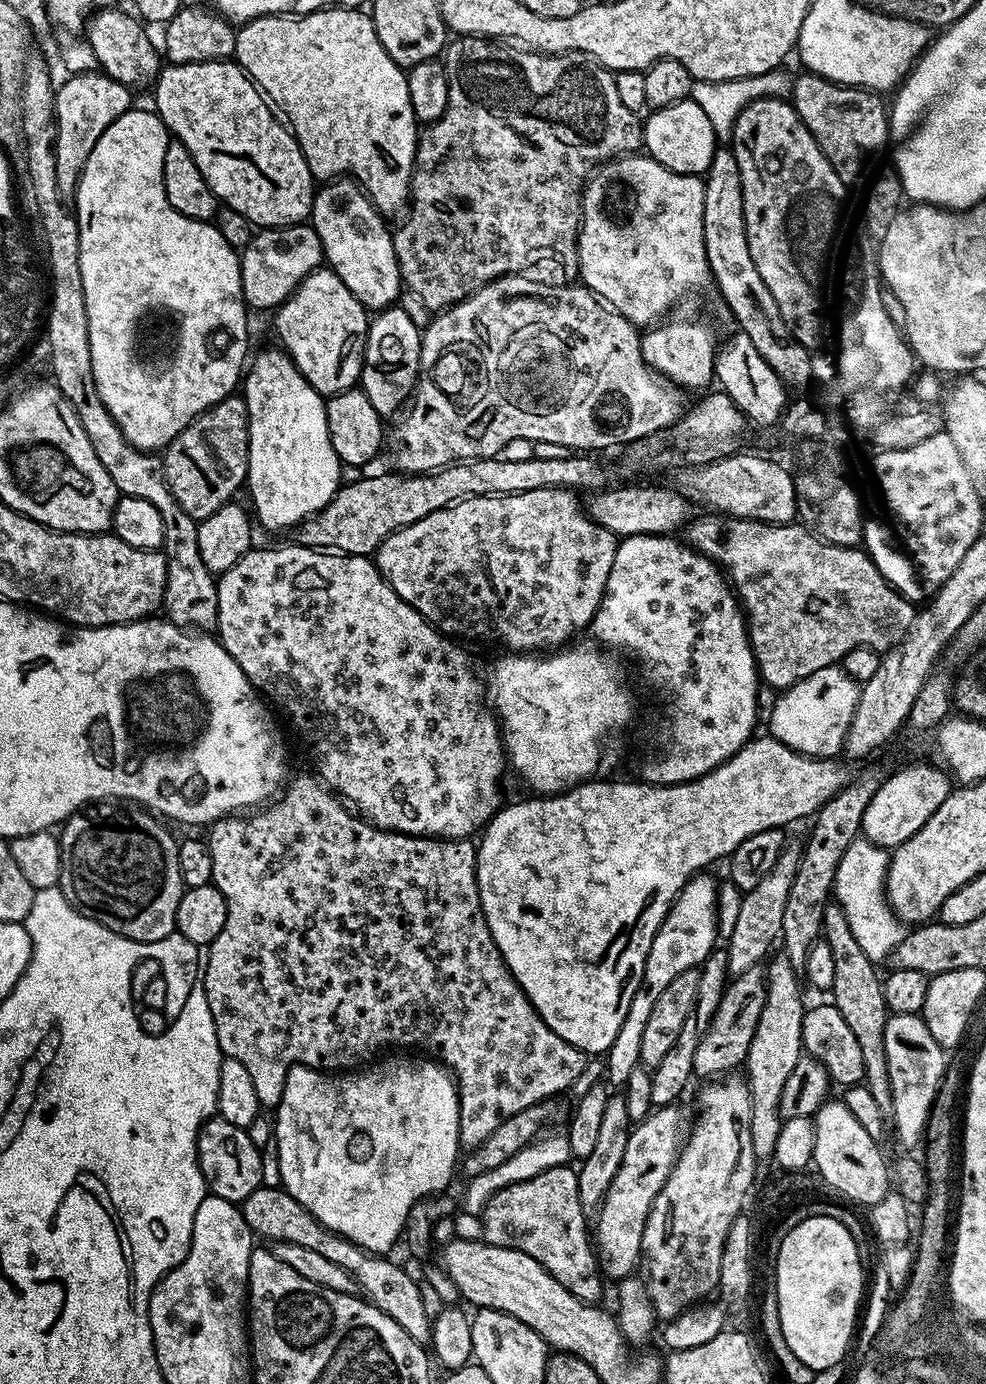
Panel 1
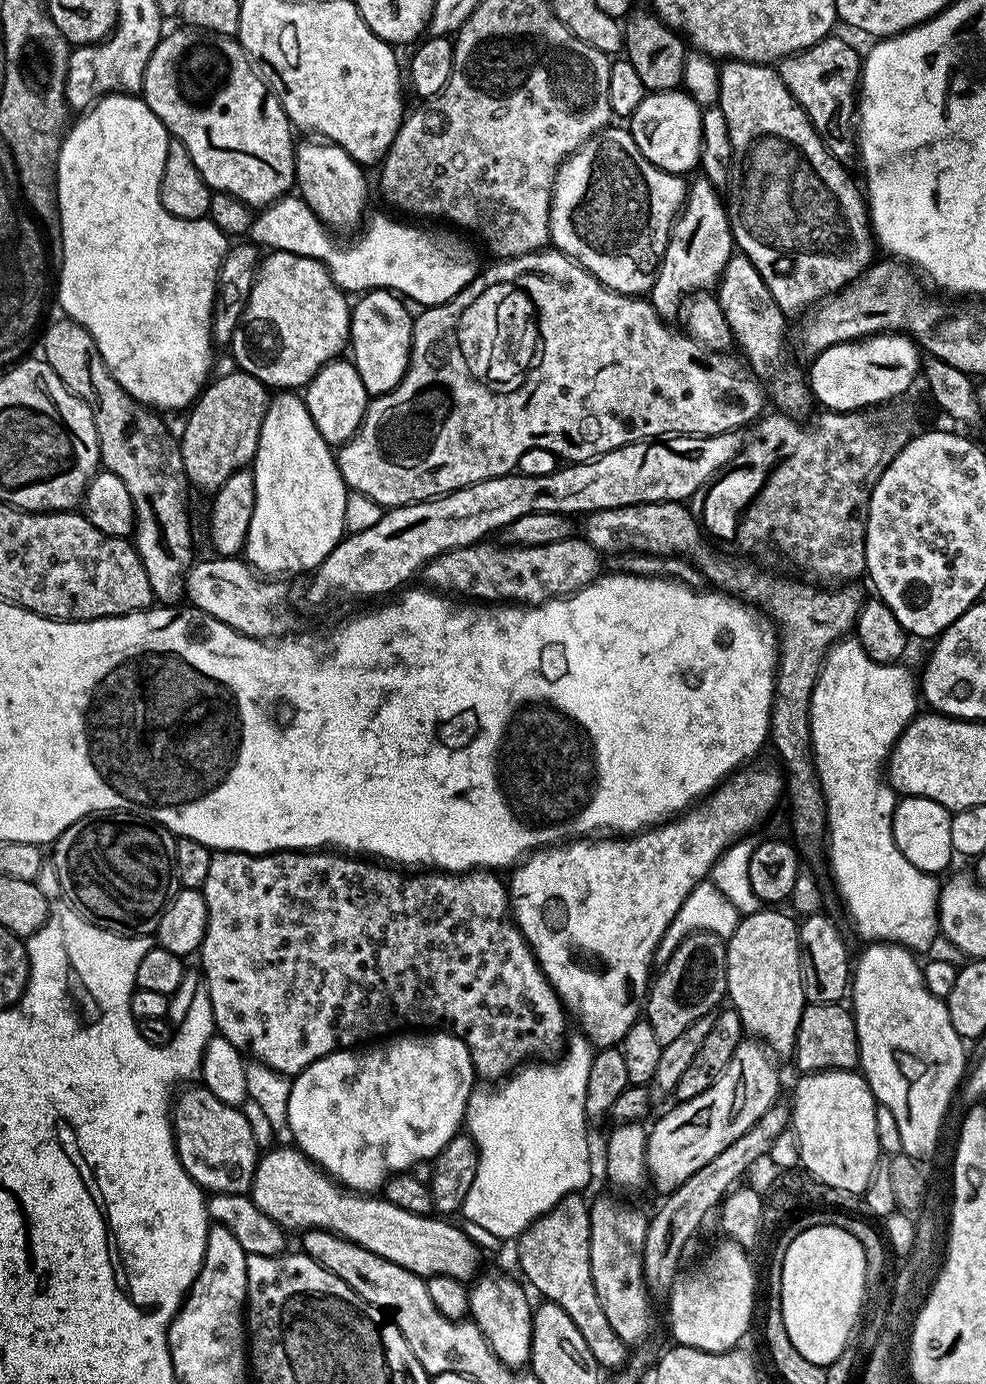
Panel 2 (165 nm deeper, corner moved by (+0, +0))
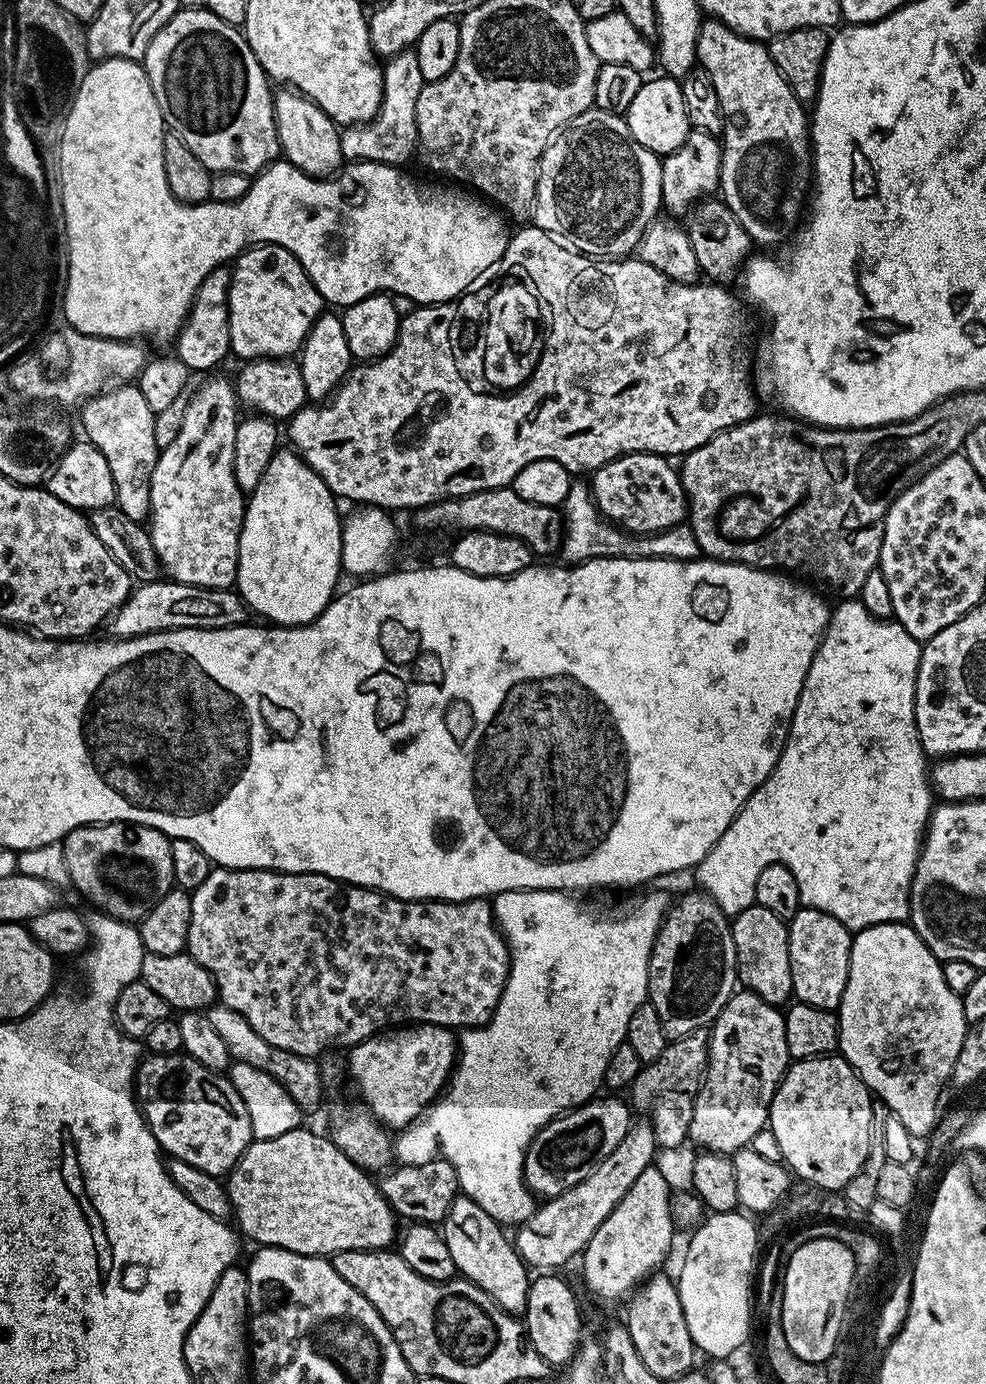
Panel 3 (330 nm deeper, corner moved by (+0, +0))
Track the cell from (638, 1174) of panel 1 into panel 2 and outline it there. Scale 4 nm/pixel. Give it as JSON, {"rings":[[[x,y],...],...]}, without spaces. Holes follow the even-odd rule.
{"rings":[[[745,1038],[734,1050],[734,1058],[722,1070],[720,1077],[698,1098],[677,1103],[648,1134],[648,1166],[651,1179],[656,1179],[660,1194],[672,1192],[690,1174],[702,1170],[710,1158],[722,1154],[730,1142],[742,1138],[772,1104],[777,1103],[780,1092],[780,1076],[776,1073],[777,1061],[767,1047],[755,1038]]]}

